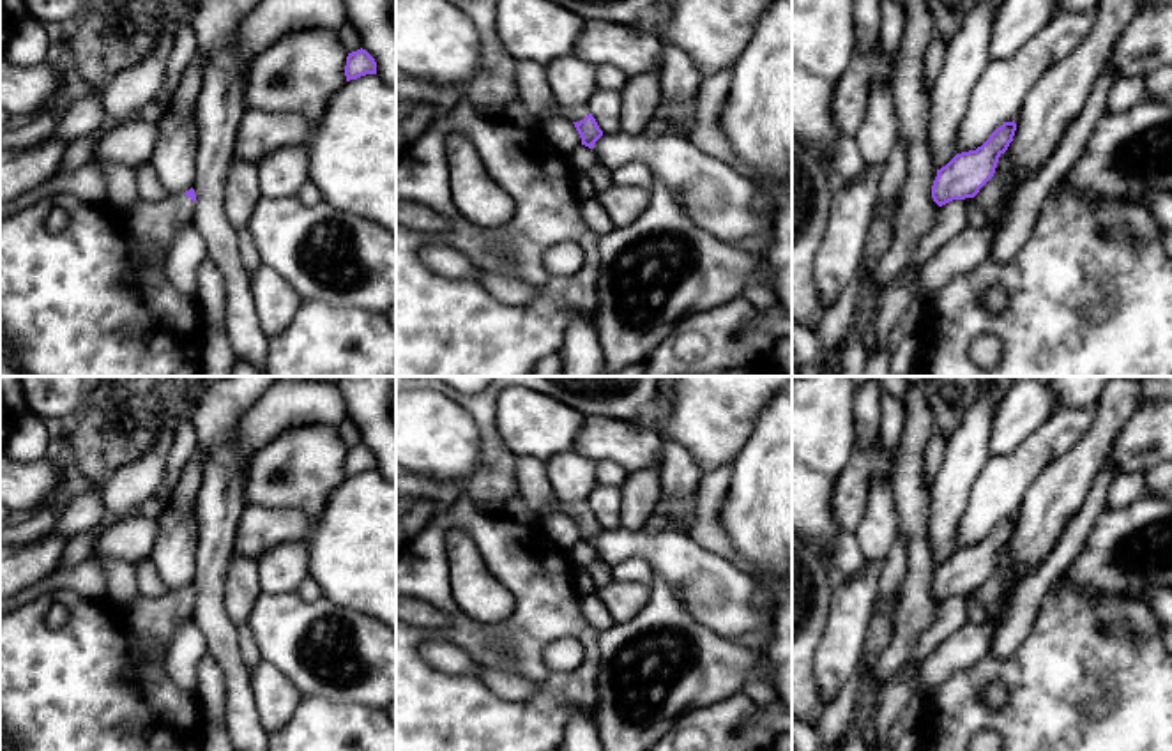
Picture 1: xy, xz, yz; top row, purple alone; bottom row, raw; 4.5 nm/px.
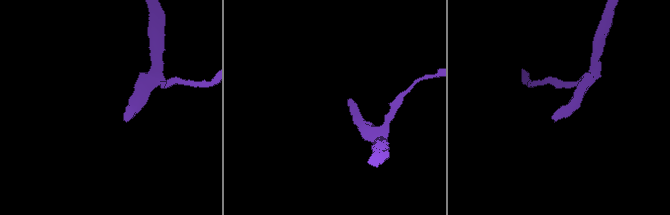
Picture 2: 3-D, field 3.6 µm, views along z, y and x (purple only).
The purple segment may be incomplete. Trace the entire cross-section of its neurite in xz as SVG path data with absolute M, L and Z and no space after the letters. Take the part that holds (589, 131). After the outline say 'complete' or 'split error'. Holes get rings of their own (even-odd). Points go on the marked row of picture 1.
M516 62L516 87L518 87L518 99L537 120L546 111L562 113L567 120L575 124L582 138L582 145L589 148L594 148L594 143L603 136L603 131L599 129L587 104L564 108L553 99L546 80L544 65L536 62Z | split error

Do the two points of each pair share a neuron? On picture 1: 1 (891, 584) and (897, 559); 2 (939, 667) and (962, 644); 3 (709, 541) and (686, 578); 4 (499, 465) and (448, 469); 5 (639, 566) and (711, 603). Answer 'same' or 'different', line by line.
1: same
2: same
3: different
4: different
5: different

